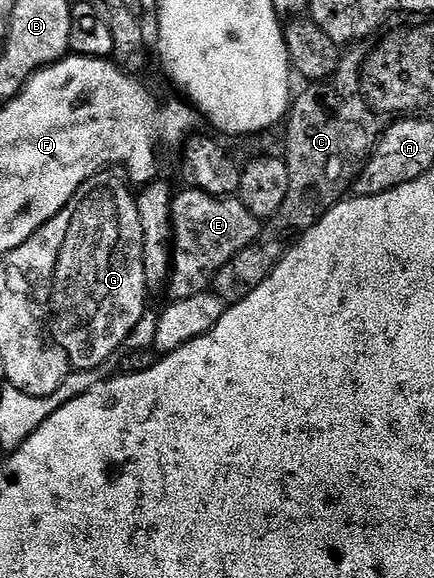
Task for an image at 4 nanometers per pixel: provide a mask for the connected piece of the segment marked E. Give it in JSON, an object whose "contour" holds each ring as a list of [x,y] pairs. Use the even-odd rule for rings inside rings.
{"contour":[[[184,187],[172,198],[172,272],[166,293],[172,301],[209,292],[218,271],[238,251],[256,242],[262,221],[235,196],[211,197],[200,189]]]}

